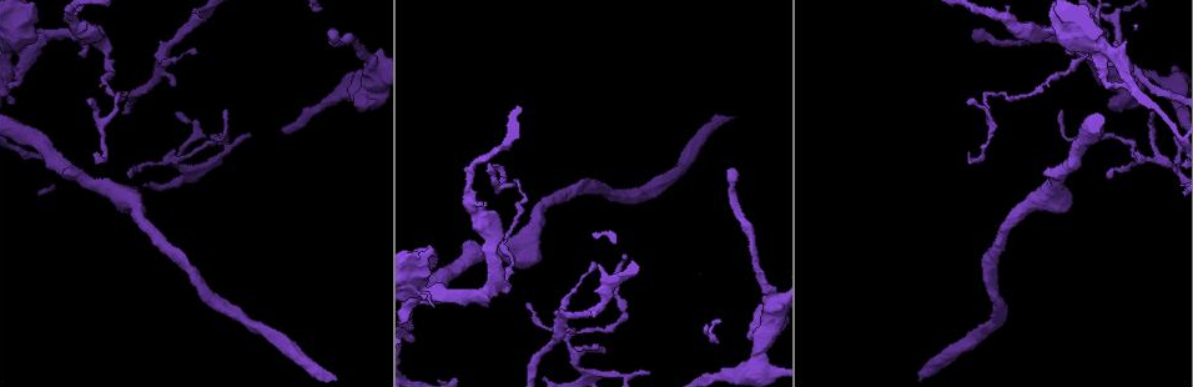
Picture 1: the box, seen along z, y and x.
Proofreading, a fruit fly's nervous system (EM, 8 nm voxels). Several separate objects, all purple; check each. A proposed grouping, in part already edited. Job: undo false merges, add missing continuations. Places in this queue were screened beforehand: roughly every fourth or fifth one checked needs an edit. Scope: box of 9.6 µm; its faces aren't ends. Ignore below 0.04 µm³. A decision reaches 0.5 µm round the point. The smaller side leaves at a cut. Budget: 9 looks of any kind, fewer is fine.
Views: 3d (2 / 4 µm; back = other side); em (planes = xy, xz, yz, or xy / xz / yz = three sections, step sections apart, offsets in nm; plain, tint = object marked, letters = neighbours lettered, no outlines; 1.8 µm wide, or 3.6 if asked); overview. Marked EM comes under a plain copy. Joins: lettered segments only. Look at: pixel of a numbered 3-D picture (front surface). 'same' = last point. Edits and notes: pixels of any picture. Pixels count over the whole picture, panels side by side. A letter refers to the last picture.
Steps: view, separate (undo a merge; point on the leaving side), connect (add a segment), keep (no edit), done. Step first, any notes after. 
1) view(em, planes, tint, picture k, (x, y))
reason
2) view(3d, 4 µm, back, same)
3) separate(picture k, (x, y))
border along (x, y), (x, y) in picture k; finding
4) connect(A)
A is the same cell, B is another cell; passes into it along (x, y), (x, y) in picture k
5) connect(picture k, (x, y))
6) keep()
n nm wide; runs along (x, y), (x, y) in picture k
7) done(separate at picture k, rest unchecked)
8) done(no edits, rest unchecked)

view(em, yz, step 8, letters, picture 1, (331, 29))
branch stops here

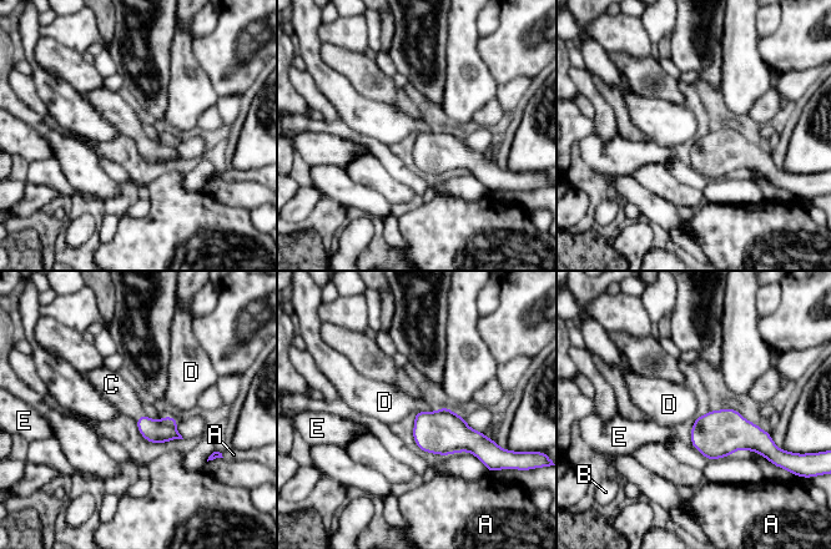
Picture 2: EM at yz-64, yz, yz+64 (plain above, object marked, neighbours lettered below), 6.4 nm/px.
connect(C)
C is the same cell, A, B, D and E are other cells; passes into it along (162, 431), (141, 416), (116, 391) in picture 2; it goes on there

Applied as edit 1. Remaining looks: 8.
view(3d, 4 µm, picture 1, (201, 8))
an open end

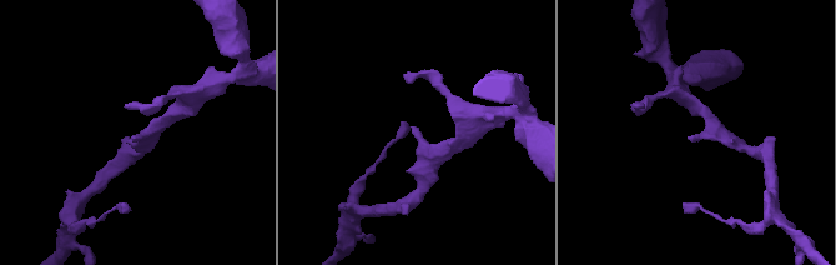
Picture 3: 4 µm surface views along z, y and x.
view(em, yz, step 8, letters, picture 3, (414, 129))
need the tissue

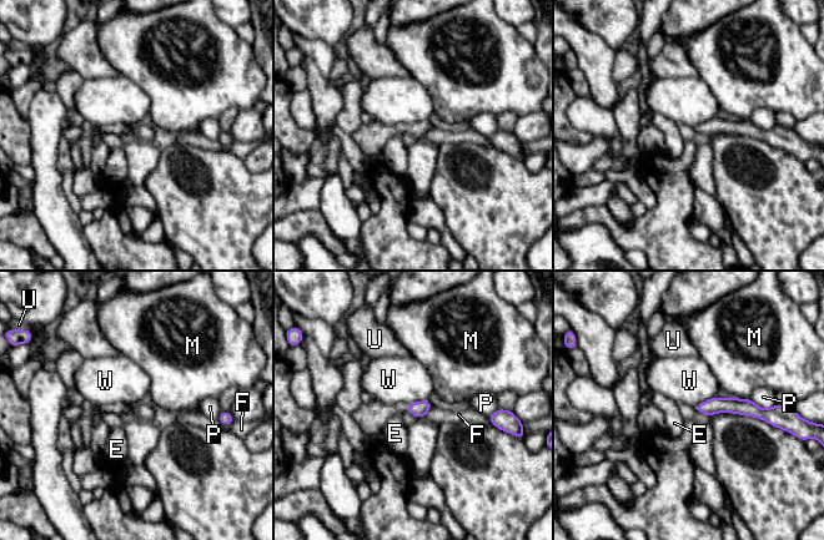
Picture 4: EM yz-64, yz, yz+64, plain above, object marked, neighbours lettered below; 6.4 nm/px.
keep()
P touches over 180 nm; E, F, M, P, U and W are other cells; none of them fits

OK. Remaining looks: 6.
view(3d, 4 µm, picture 1, (417, 290))
small branch off a trunk

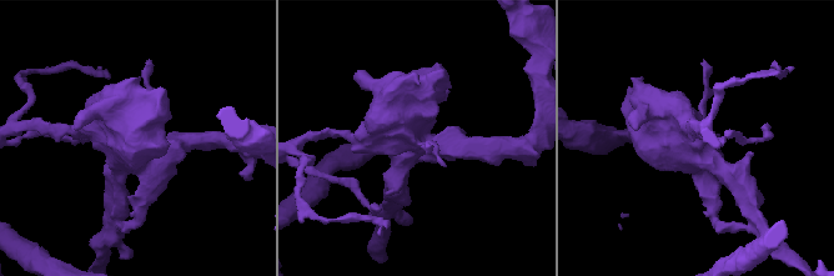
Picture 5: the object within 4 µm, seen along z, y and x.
view(em, 3.6 µm, xy, step 16, letters, picture 5, (414, 141))
need the tissue

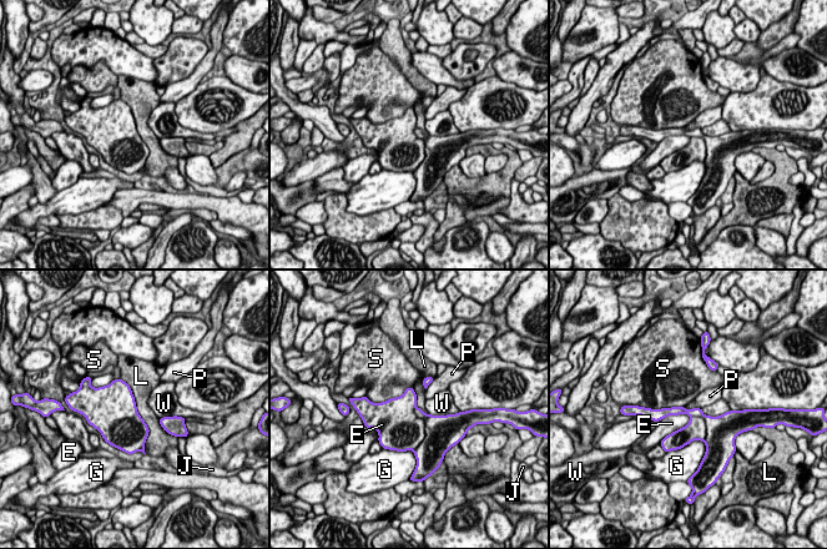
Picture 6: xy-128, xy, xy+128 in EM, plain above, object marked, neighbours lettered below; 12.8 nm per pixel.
separate(picture 6, (442, 432))
160 nm wide; E, G, J, L, P, S and W are other cells; the part that leaves runs along (654, 412), (697, 412), (710, 421), (721, 421) in picture 6; two neurons meet here

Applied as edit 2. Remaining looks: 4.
view(3d, 4 µm, picture 1, (1150, 114))
branch stops here

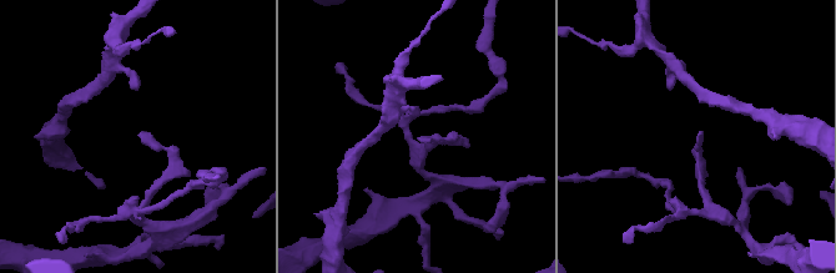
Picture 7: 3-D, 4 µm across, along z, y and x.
view(em, planes, letters, picture 7, (699, 135))

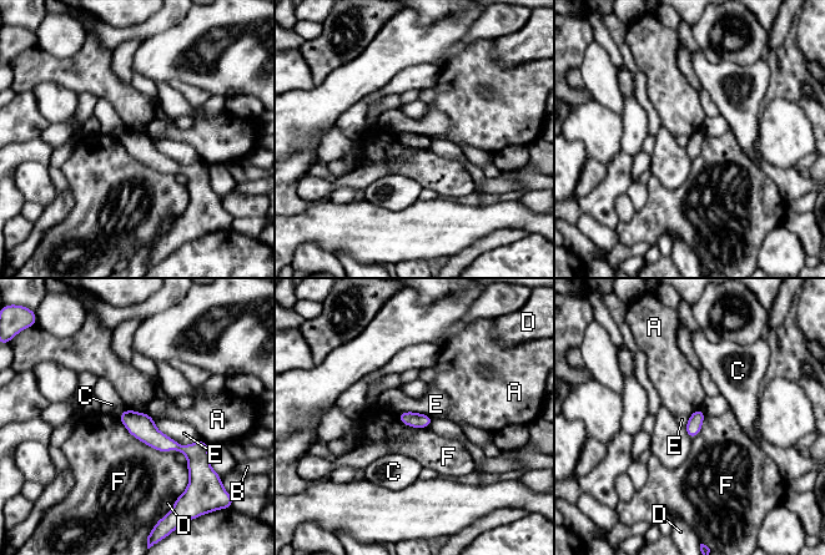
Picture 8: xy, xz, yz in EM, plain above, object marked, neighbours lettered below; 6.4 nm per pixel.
keep()
A, B, C, D, E and F are other cells; runs along (122, 418), (155, 439), (199, 457) in picture 8; no lettered segment goes on from it

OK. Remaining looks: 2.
done(connect at picture 2, separate at picture 6, rest unchecked)

